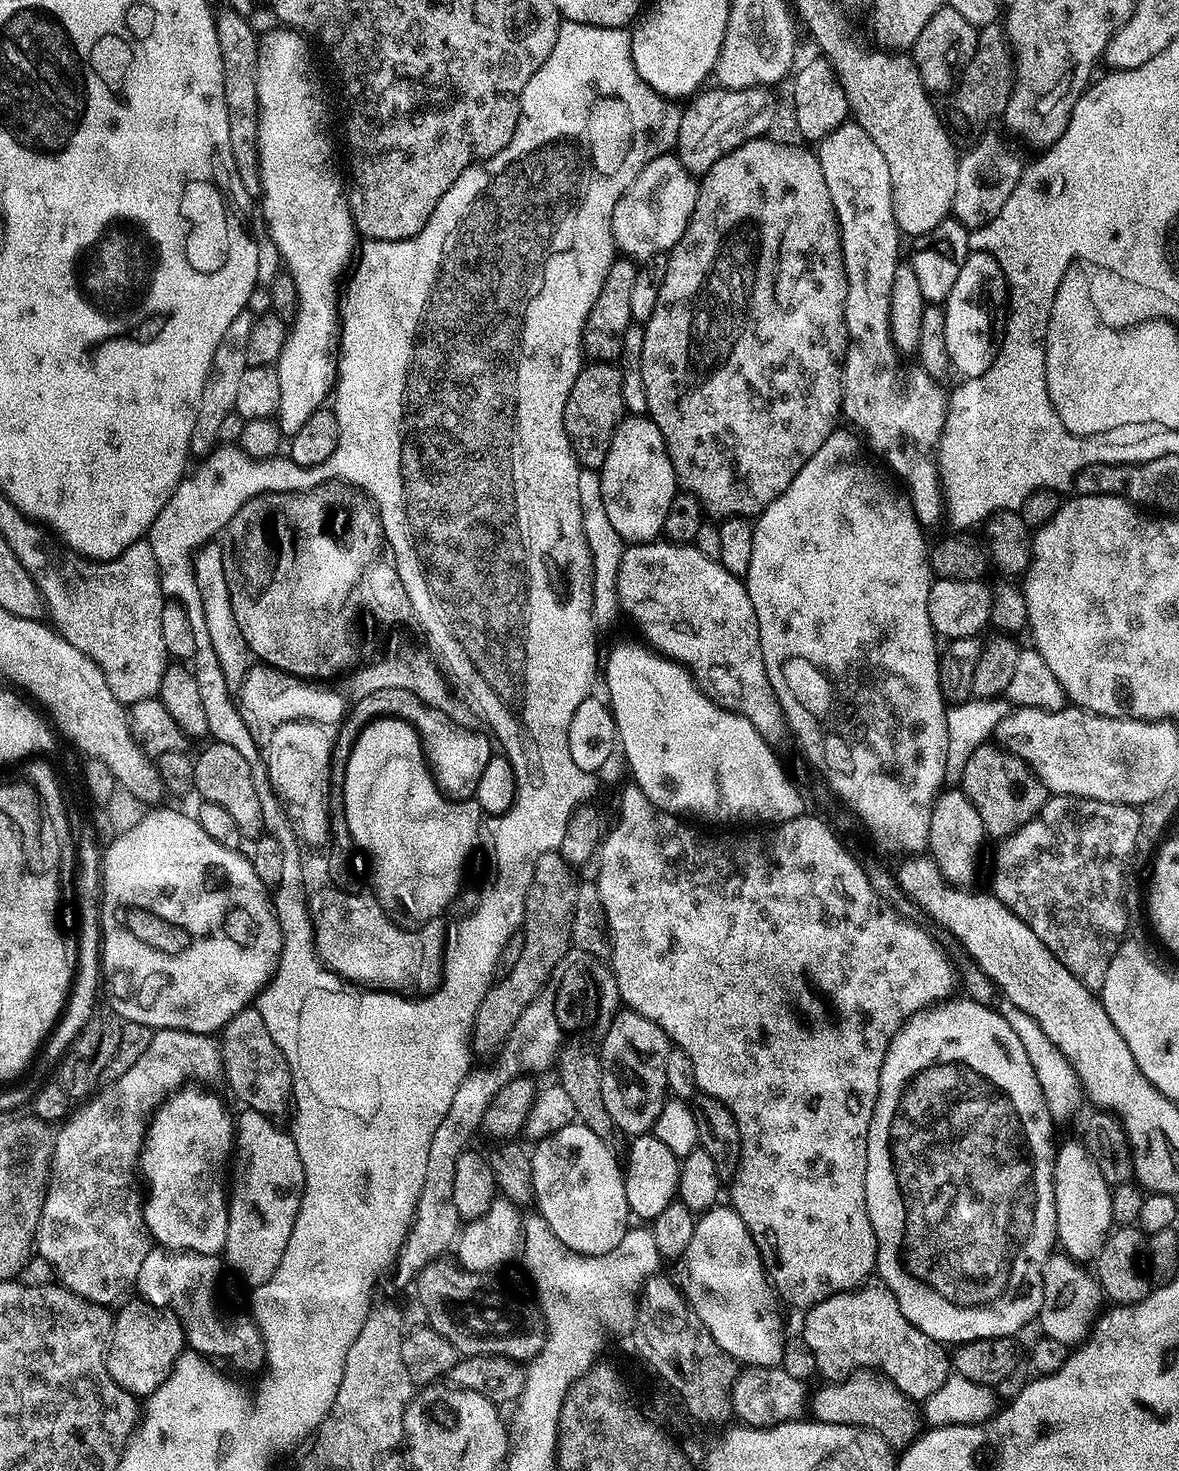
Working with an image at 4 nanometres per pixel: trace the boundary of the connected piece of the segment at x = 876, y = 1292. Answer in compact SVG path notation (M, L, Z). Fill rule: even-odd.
M869 1283L851 1292L839 1292L807 1309L803 1313L802 1339L806 1346L810 1346L810 1350L814 1350L816 1367L819 1375L824 1375L825 1381L839 1382L857 1370L879 1370L888 1379L893 1380L898 1390L905 1392L909 1400L924 1402L928 1396L942 1387L950 1375L949 1353L944 1353L947 1352L945 1345L922 1334L918 1326L909 1322L906 1314L902 1314L892 1291L884 1287L883 1283L875 1283Z

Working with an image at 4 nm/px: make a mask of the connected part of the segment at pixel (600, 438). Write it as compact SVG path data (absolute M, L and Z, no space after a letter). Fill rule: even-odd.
M612 362L585 363L578 378L574 378L574 386L570 386L570 398L566 398L564 411L566 434L583 467L599 470L604 465L616 427L623 422L625 415L623 371Z

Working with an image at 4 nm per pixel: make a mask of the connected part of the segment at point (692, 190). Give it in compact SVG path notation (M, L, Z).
M665 154L651 160L614 206L612 233L617 249L640 262L671 252L694 214L699 193L697 177L688 171L679 155Z

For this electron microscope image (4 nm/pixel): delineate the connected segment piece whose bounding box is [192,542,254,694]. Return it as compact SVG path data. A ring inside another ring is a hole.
M209 542L199 549L192 558L194 582L198 582L198 598L202 598L202 614L206 614L206 631L210 634L210 642L214 646L214 654L218 654L218 666L222 666L222 674L226 674L226 686L234 694L239 693L254 657L248 651L246 638L242 638L242 630L238 630L238 622L234 619L234 606L230 606L230 586L226 582L226 570L220 565L221 545Z

